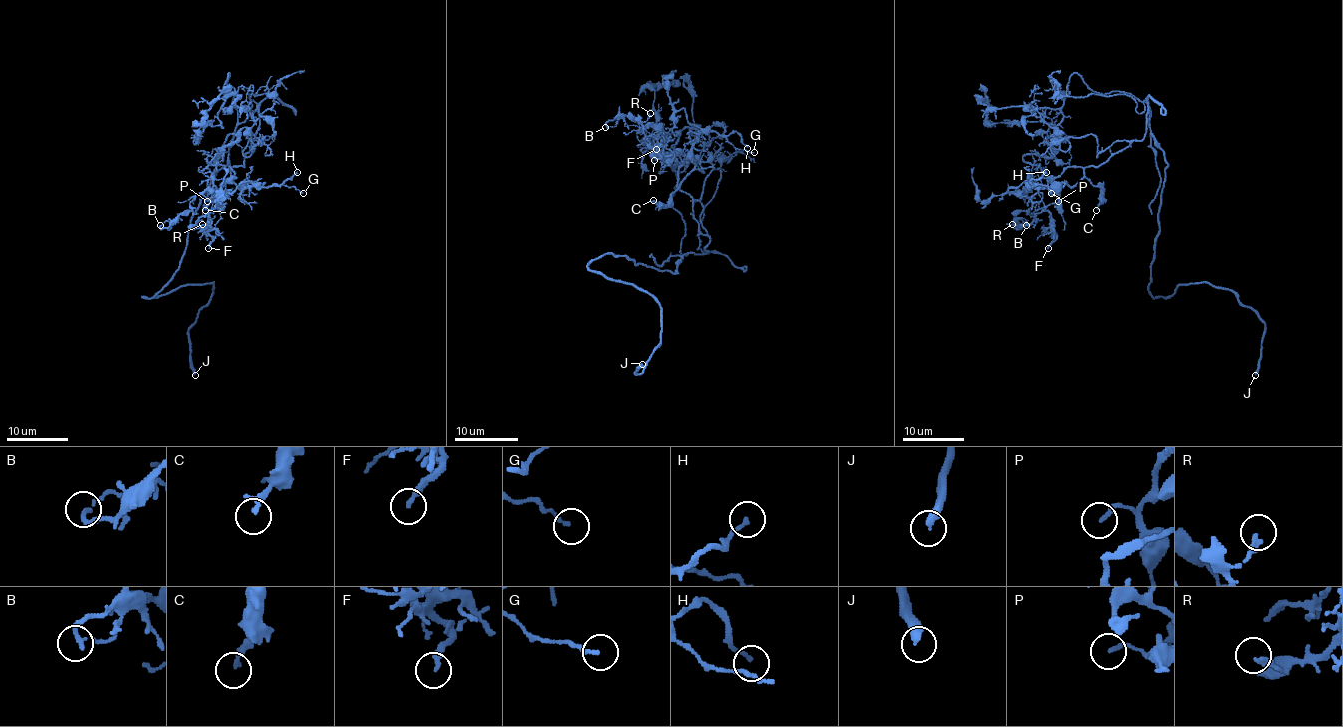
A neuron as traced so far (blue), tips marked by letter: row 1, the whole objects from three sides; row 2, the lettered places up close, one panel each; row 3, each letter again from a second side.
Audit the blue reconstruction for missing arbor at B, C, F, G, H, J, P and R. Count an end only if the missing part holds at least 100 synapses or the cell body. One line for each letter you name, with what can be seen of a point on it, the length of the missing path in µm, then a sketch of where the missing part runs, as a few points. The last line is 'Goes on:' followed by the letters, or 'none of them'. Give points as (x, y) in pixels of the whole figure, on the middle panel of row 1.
J: (642, 364) | 4 µm | (642, 364), (642, 353), (634, 350)
Goes on: J

